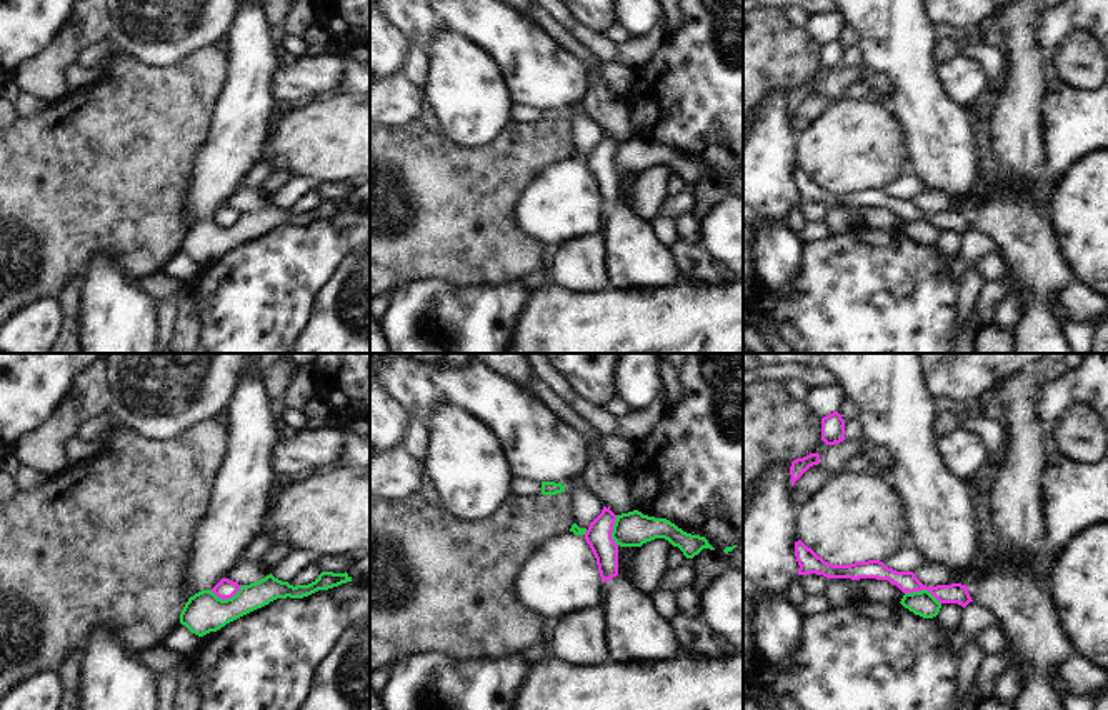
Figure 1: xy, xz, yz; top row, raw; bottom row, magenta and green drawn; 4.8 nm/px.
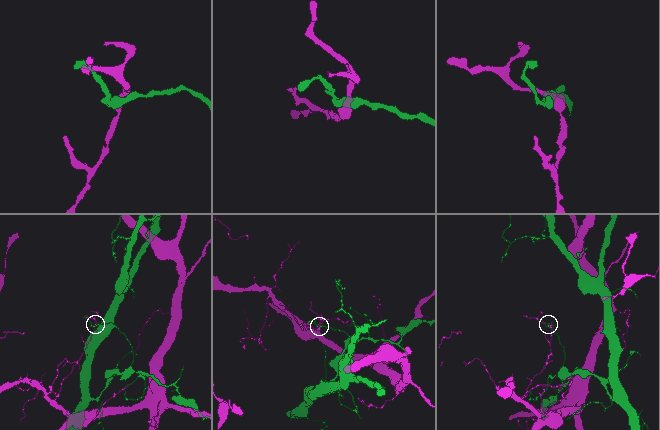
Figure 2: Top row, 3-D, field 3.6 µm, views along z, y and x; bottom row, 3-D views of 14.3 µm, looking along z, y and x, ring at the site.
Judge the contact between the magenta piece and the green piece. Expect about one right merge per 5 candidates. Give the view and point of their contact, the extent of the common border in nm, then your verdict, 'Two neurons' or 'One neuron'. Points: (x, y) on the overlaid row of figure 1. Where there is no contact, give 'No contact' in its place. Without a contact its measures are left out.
Touches magenta at yz (923, 589). Shared border 190 nm. Two neurons

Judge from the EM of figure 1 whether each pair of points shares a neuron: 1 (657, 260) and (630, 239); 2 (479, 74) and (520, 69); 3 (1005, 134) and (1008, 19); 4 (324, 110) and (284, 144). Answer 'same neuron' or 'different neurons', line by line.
1: same neuron
2: different neurons
3: same neuron
4: same neuron

